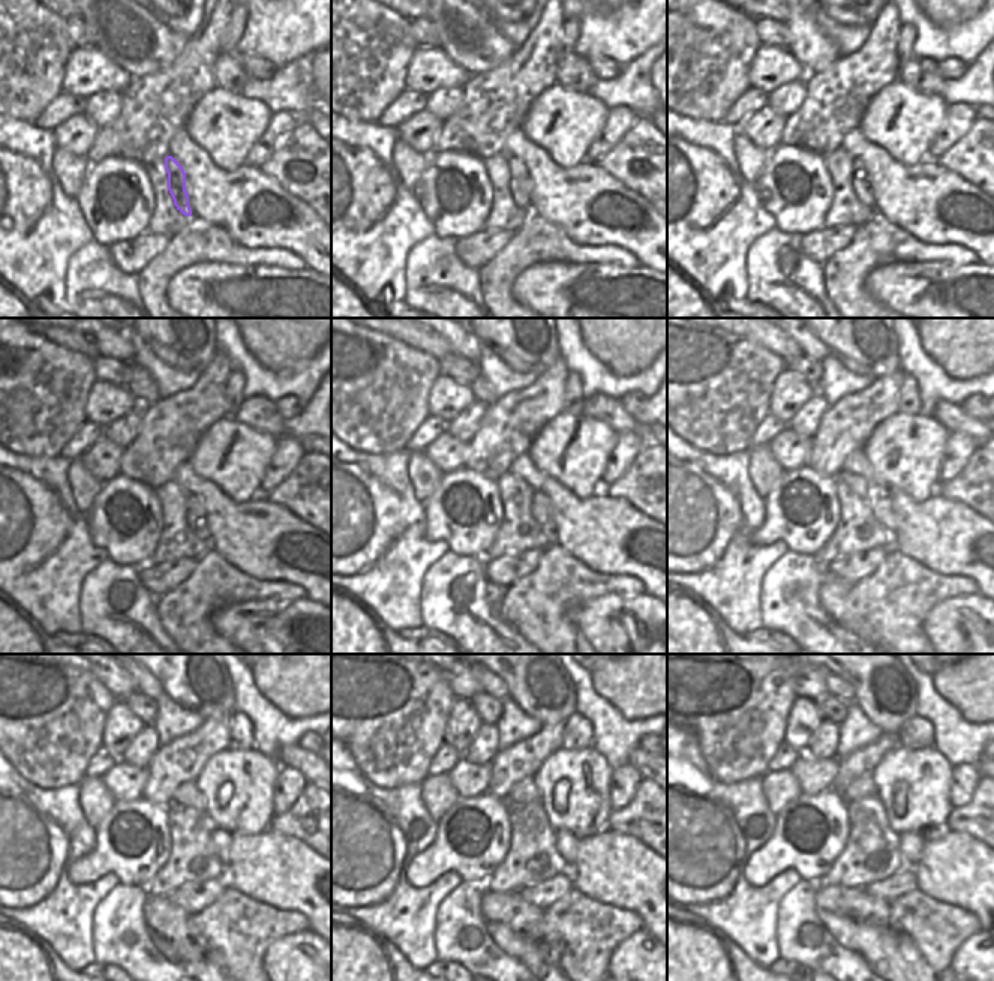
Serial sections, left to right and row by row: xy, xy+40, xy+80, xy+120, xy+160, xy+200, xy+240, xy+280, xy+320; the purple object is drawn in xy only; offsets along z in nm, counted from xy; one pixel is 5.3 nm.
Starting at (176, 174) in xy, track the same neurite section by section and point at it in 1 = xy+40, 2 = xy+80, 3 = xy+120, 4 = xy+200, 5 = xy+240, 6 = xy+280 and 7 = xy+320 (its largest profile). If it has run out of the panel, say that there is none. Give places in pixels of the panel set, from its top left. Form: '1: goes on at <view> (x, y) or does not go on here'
1: goes on at xy+40 (519, 180)
2: goes on at xy+80 (859, 180)
3: goes on at xy+120 (195, 513)
4: goes on at xy+200 (882, 510)
5: goes on at xy+240 (221, 839)
6: goes on at xy+280 (565, 843)
7: goes on at xy+320 (910, 845)

